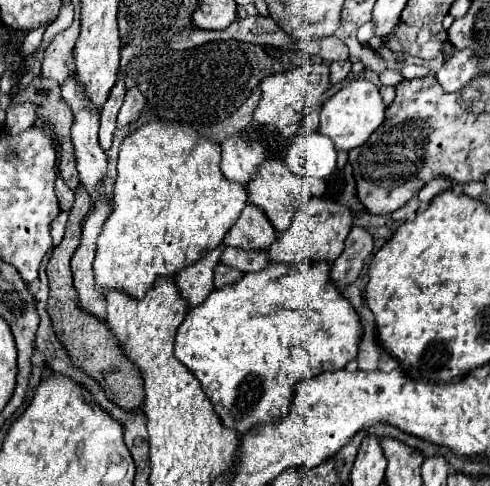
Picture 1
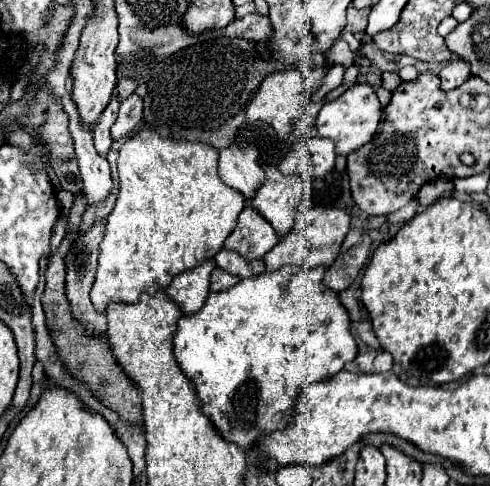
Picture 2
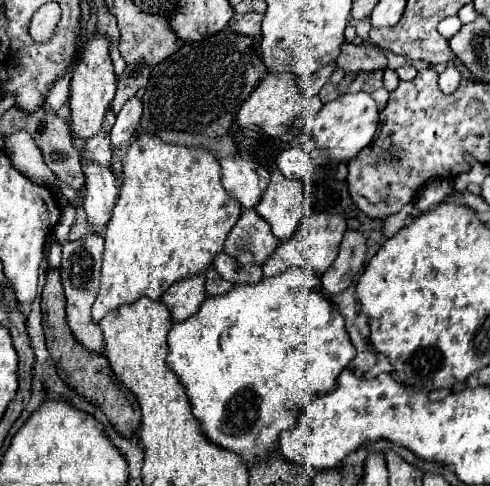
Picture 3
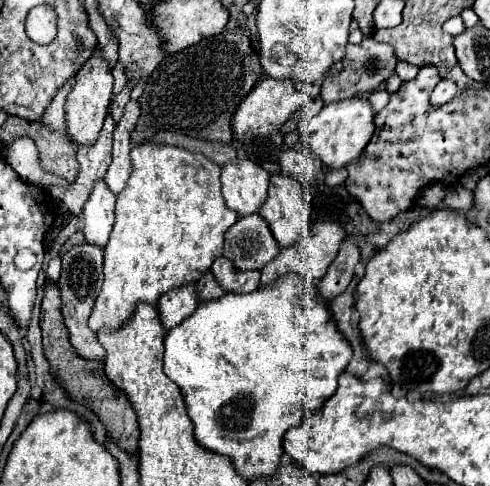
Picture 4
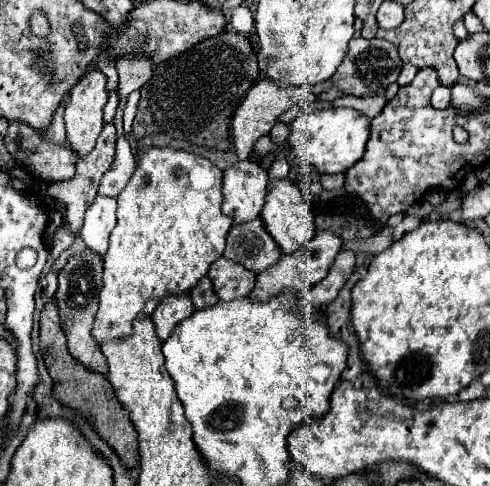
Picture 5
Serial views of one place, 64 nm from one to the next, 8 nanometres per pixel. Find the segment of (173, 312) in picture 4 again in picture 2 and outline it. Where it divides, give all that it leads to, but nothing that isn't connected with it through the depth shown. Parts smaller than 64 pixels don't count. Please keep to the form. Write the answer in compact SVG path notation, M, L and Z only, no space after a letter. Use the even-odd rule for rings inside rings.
M206 260L194 270L178 274L176 280L172 280L172 284L166 288L168 298L180 306L182 316L196 314L204 306L210 286L210 272L214 266L214 260Z

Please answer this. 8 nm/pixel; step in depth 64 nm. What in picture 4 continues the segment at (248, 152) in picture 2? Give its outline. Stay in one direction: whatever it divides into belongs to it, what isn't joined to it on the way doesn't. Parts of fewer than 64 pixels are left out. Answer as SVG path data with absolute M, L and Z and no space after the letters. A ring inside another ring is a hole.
M250 160L226 164L222 168L222 194L226 206L234 210L238 218L258 212L266 200L268 180L270 174Z

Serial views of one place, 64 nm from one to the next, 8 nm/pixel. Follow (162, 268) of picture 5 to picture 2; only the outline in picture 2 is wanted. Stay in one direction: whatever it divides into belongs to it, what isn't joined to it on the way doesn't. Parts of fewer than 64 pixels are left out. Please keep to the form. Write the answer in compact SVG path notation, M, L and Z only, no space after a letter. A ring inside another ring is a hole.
M140 130L124 142L118 172L118 200L106 220L100 266L90 294L96 312L104 312L110 302L136 302L142 292L154 296L176 274L214 258L246 204L240 192L222 184L216 148L164 138L154 130Z

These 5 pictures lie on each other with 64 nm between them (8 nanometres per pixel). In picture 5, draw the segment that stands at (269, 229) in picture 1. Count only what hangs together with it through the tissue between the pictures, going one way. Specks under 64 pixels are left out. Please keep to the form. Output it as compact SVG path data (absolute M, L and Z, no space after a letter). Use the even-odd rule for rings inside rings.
M256 218L252 222L236 224L230 228L224 256L228 260L242 264L246 270L252 270L258 274L264 268L270 268L272 264L276 264L282 252L272 240L272 236L268 236L264 222Z

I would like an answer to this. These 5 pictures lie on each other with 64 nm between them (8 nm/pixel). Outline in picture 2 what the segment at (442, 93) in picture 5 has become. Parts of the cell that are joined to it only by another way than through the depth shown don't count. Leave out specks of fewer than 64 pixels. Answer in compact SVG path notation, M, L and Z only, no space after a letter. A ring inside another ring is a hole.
M456 58L456 60L450 60L438 74L440 78L440 88L442 90L454 90L458 88L464 80L468 80L468 74L470 74L470 64Z

